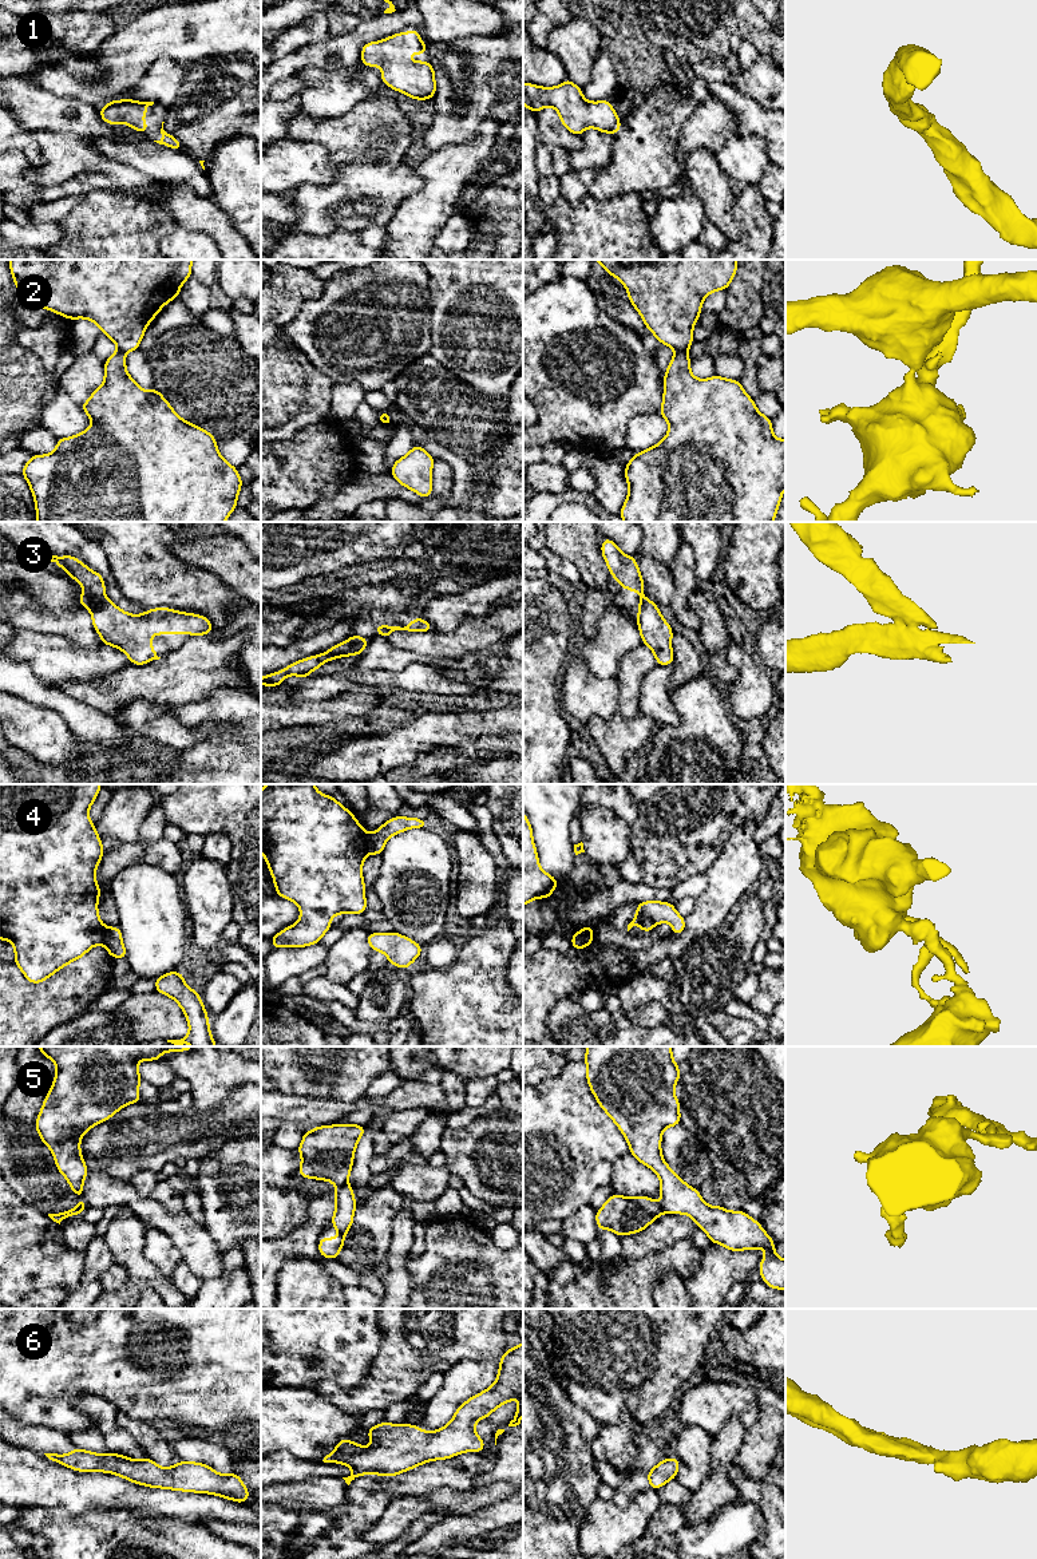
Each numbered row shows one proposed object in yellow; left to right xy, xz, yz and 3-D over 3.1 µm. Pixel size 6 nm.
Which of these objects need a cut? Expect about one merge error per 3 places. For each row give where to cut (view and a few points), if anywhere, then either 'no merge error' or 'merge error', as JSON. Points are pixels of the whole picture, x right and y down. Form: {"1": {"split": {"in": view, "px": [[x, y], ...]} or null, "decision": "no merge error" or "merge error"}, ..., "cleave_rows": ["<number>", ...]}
{"1": {"split": null, "decision": "no merge error"}, "2": {"split": {"in": "yz", "px": [[685, 351], [676, 353]]}, "decision": "merge error"}, "3": {"split": {"in": "xy", "px": [[84, 593], [92, 597], [103, 597]]}, "decision": "merge error"}, "4": {"split": {"in": "xz", "px": [[365, 834], [365, 849], [368, 851]]}, "decision": "merge error"}, "5": {"split": {"in": "xz", "px": [[345, 1182], [337, 1187]]}, "decision": "merge error"}, "6": {"split": null, "decision": "no merge error"}, "cleave_rows": ["2", "3", "4", "5"]}

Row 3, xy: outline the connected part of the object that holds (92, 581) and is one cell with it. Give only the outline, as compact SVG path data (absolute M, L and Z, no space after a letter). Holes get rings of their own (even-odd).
M52 555L50 561L59 565L70 577L82 585L86 589L86 594L92 597L104 597L106 586L103 577L98 571L88 569L74 555Z

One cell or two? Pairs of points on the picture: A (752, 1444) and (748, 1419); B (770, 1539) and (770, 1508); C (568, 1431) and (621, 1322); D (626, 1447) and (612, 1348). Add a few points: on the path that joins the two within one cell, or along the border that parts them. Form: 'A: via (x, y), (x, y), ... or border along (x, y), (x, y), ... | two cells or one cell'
A: border along (758, 1395), (756, 1420), (747, 1429) | two cells
B: via (771, 1531), (771, 1516) | one cell
C: border along (574, 1403), (601, 1424) | two cells
D: border along (617, 1423), (601, 1425) | two cells

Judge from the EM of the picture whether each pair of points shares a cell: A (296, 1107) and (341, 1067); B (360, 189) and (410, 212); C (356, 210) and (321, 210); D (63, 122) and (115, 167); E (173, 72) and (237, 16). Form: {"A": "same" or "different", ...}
{"A": "different", "B": "different", "C": "same", "D": "different", "E": "different"}

